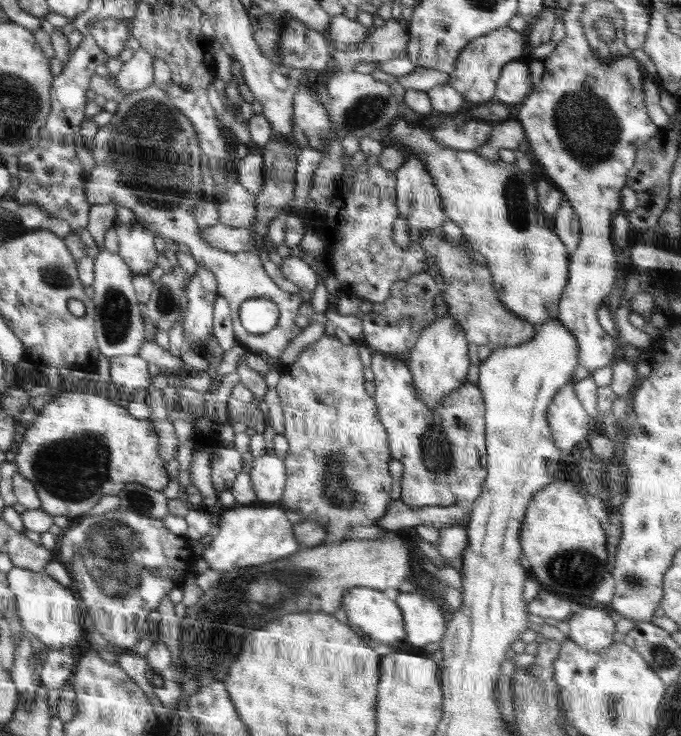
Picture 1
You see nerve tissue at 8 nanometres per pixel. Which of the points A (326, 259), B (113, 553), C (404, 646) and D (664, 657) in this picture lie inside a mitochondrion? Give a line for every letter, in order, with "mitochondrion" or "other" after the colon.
A: other
B: mitochondrion
C: other
D: mitochondrion

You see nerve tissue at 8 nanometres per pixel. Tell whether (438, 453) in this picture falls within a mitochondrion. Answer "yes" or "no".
yes

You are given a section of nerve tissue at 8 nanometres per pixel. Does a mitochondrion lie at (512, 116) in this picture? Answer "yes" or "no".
no

